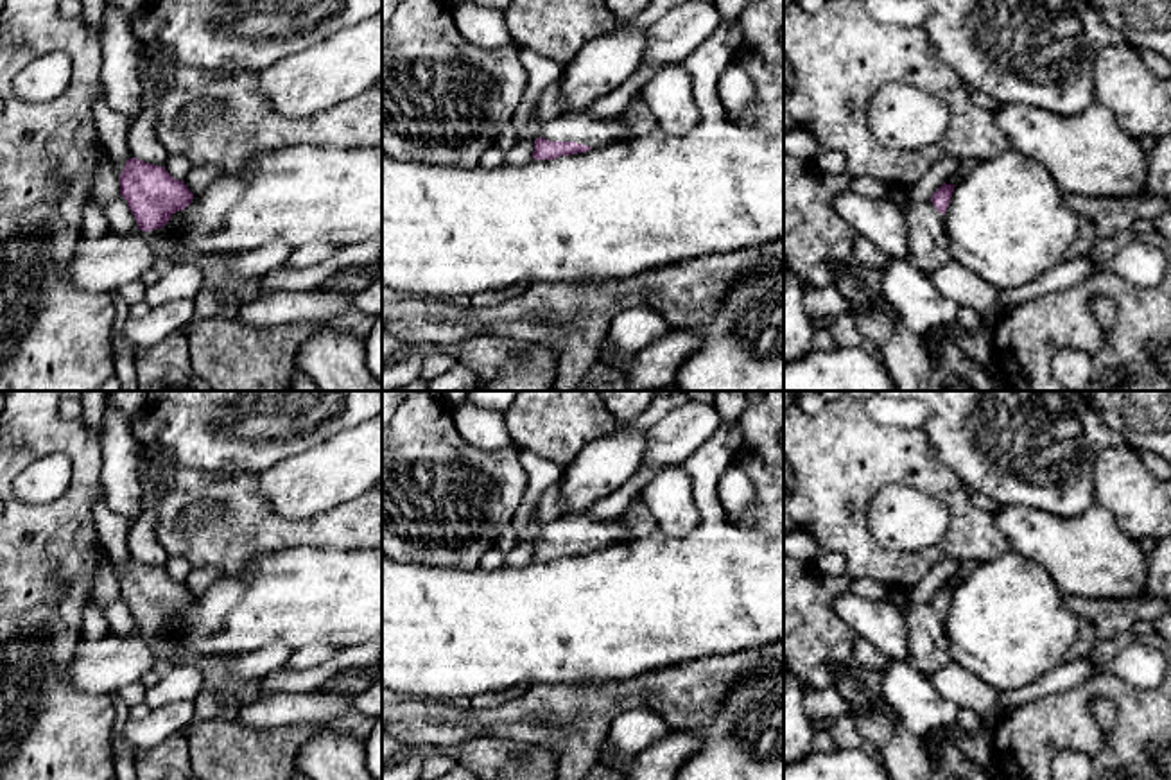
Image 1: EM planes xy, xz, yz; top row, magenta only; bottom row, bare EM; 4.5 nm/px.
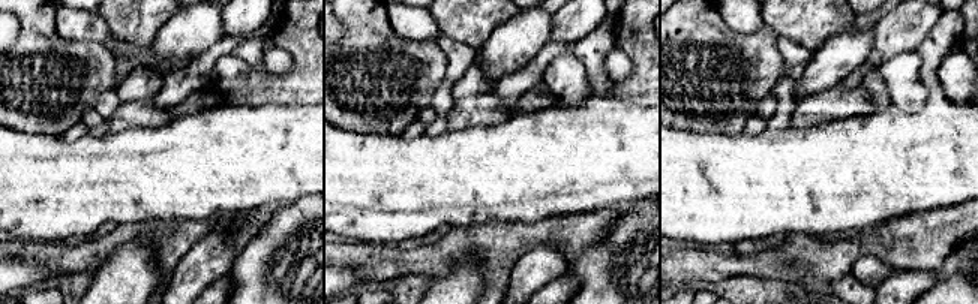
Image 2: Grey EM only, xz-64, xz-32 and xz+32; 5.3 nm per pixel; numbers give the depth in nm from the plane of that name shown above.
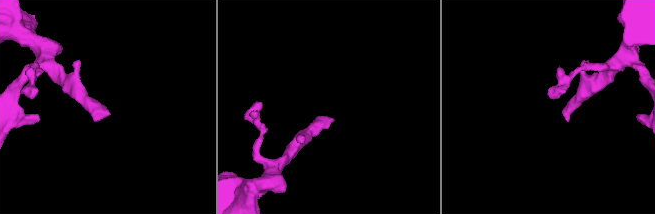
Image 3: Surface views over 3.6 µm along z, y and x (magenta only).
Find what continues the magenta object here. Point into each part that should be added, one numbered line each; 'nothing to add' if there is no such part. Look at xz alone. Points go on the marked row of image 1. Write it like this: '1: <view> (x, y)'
1: xz (583, 128)

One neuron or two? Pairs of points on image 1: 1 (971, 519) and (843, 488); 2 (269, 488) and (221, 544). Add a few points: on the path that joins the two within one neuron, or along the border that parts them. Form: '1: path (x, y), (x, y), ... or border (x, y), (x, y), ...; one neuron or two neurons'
1: path (940, 486), (917, 467), (876, 467); one neuron
2: border (259, 474), (264, 501), (298, 519); two neurons

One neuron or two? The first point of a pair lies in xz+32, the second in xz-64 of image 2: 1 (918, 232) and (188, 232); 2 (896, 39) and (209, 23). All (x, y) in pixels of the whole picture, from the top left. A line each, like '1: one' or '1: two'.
1: one
2: two

